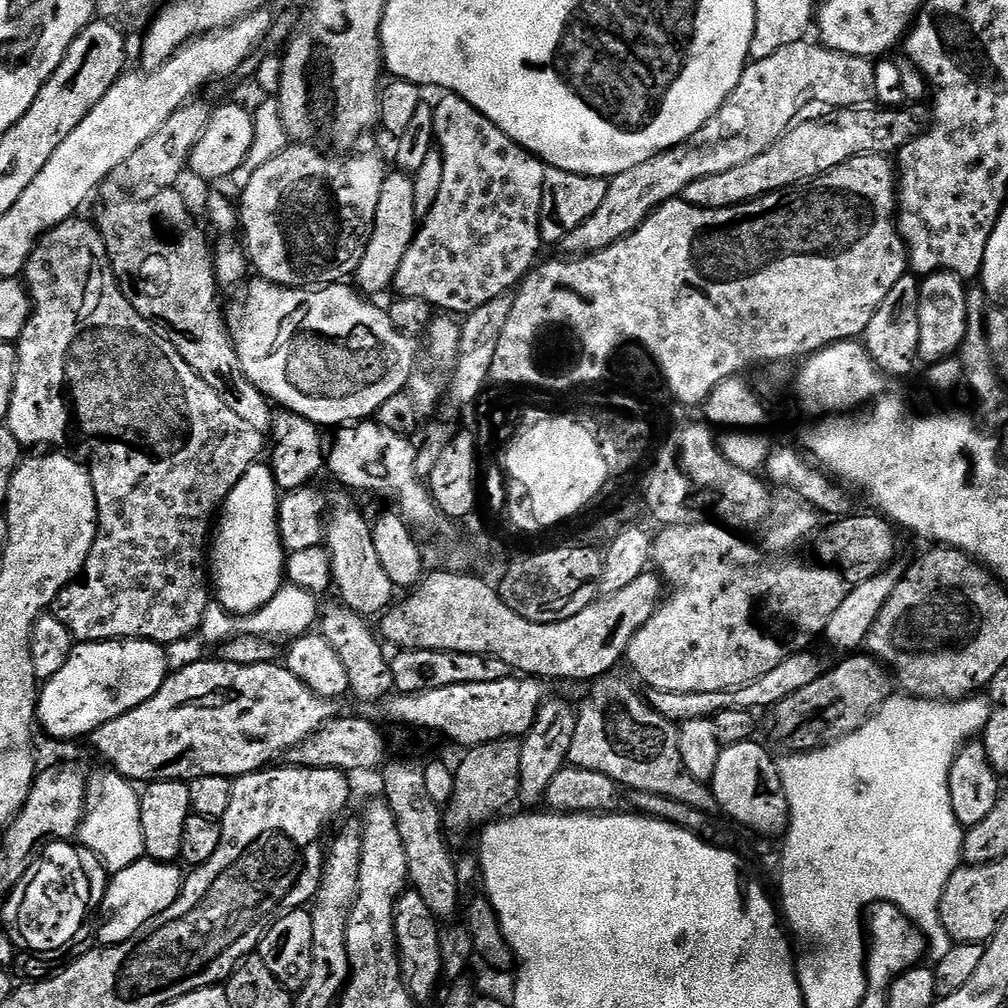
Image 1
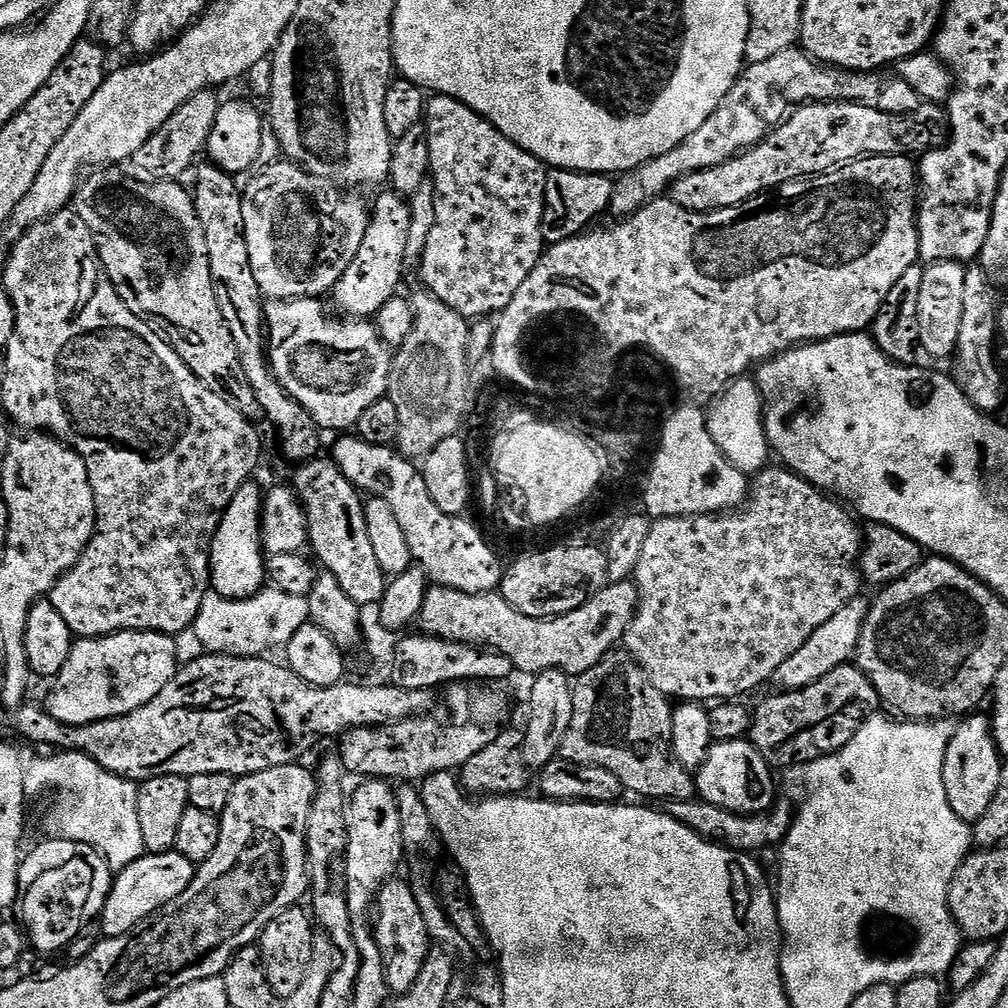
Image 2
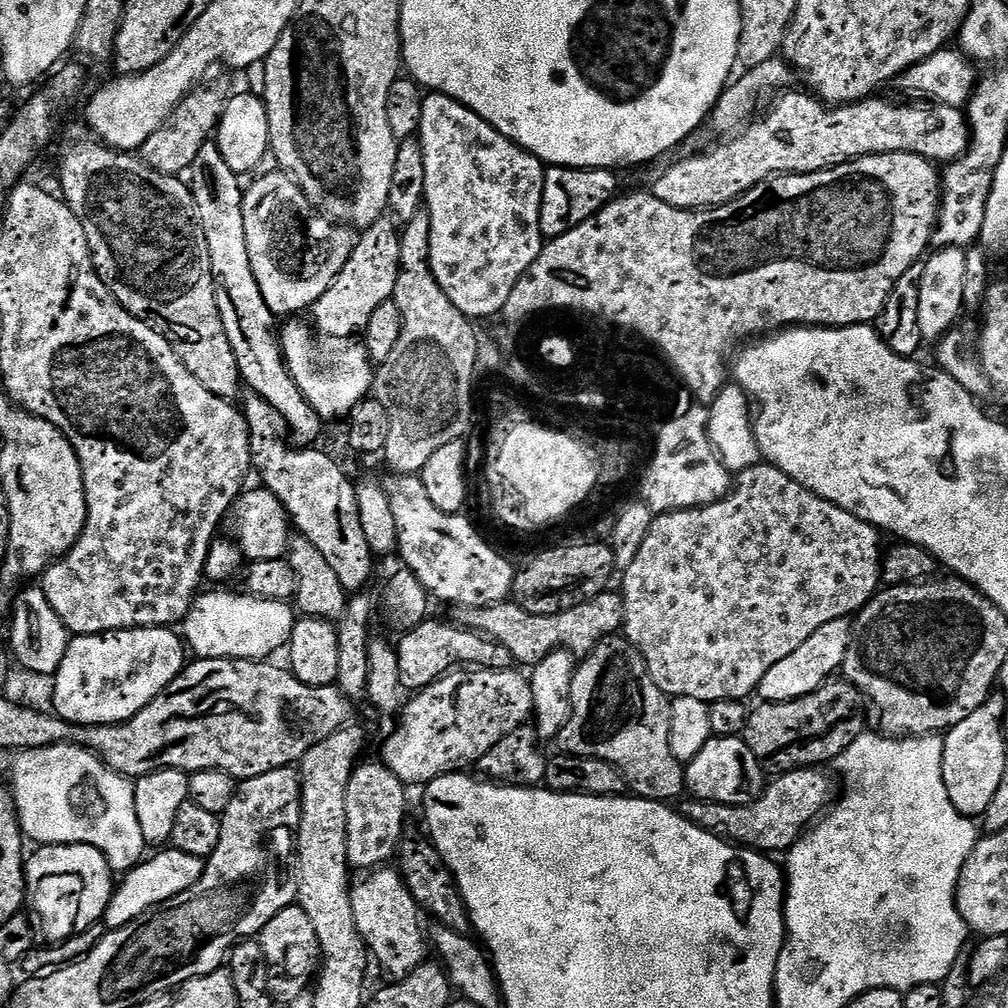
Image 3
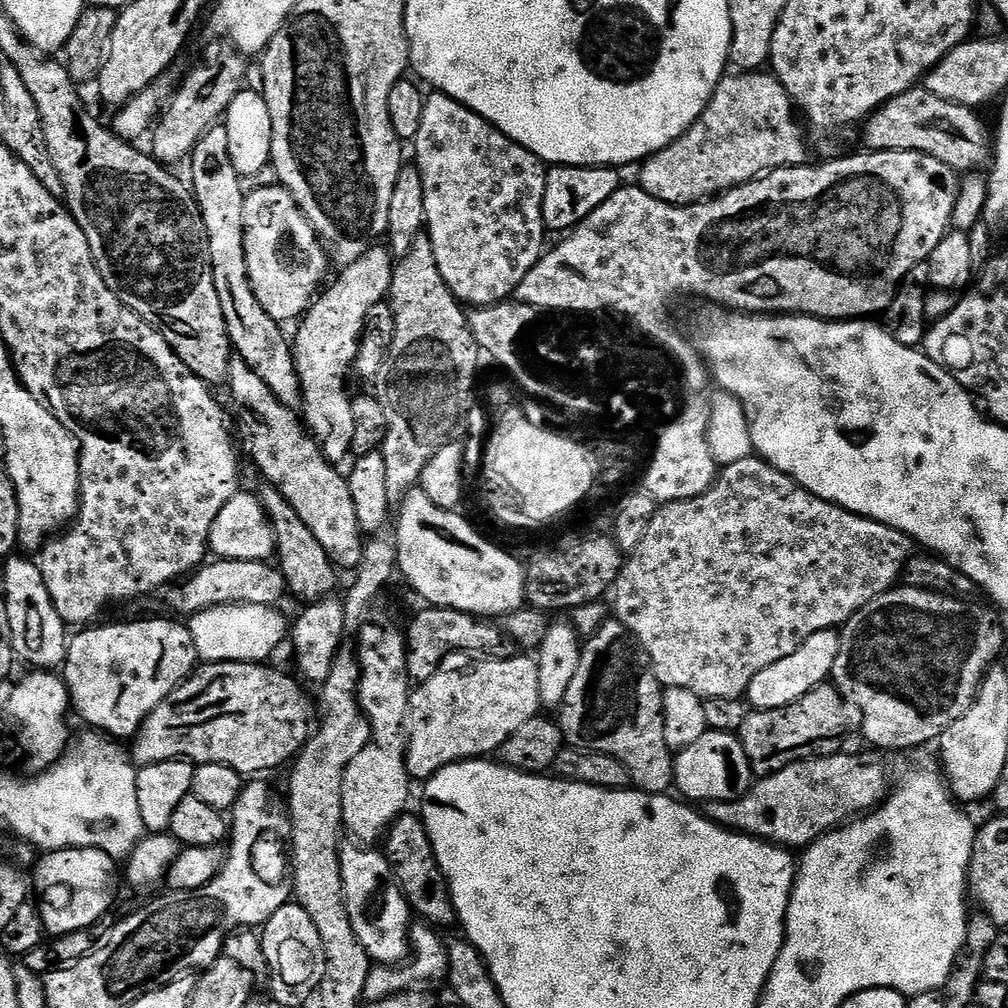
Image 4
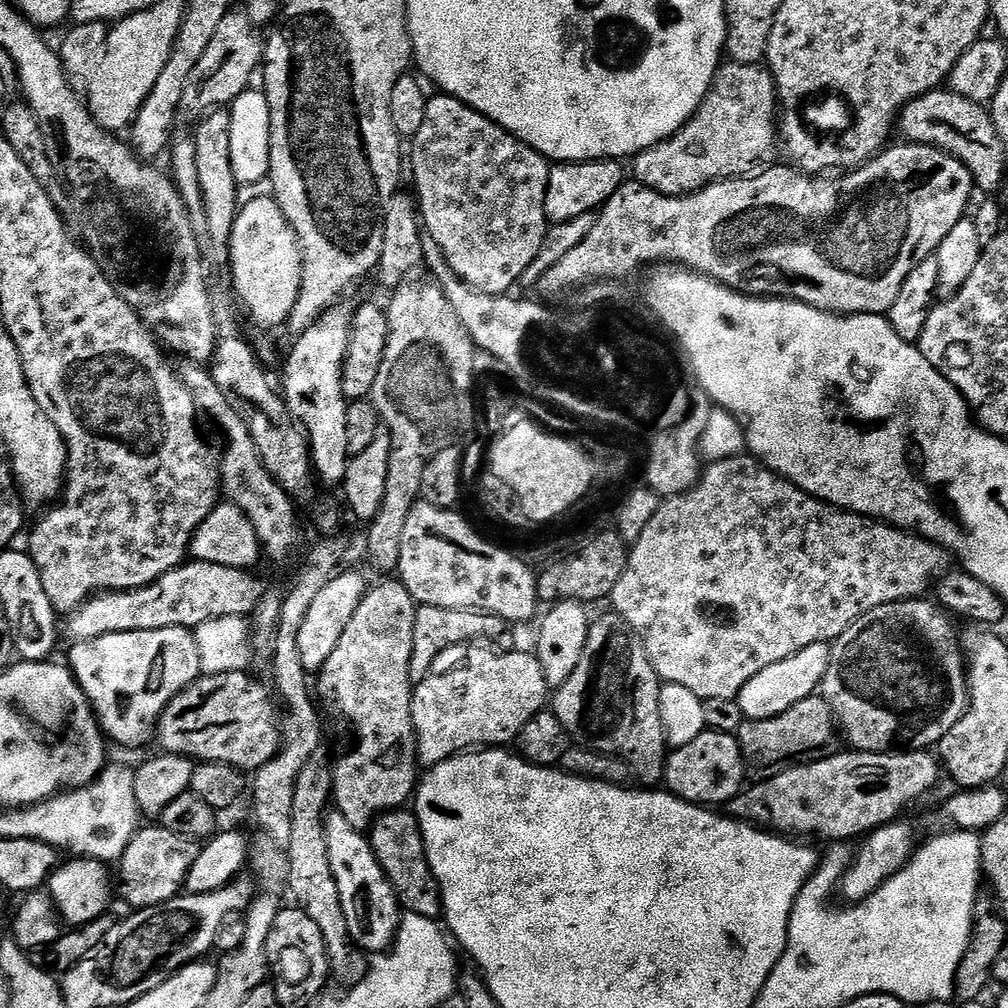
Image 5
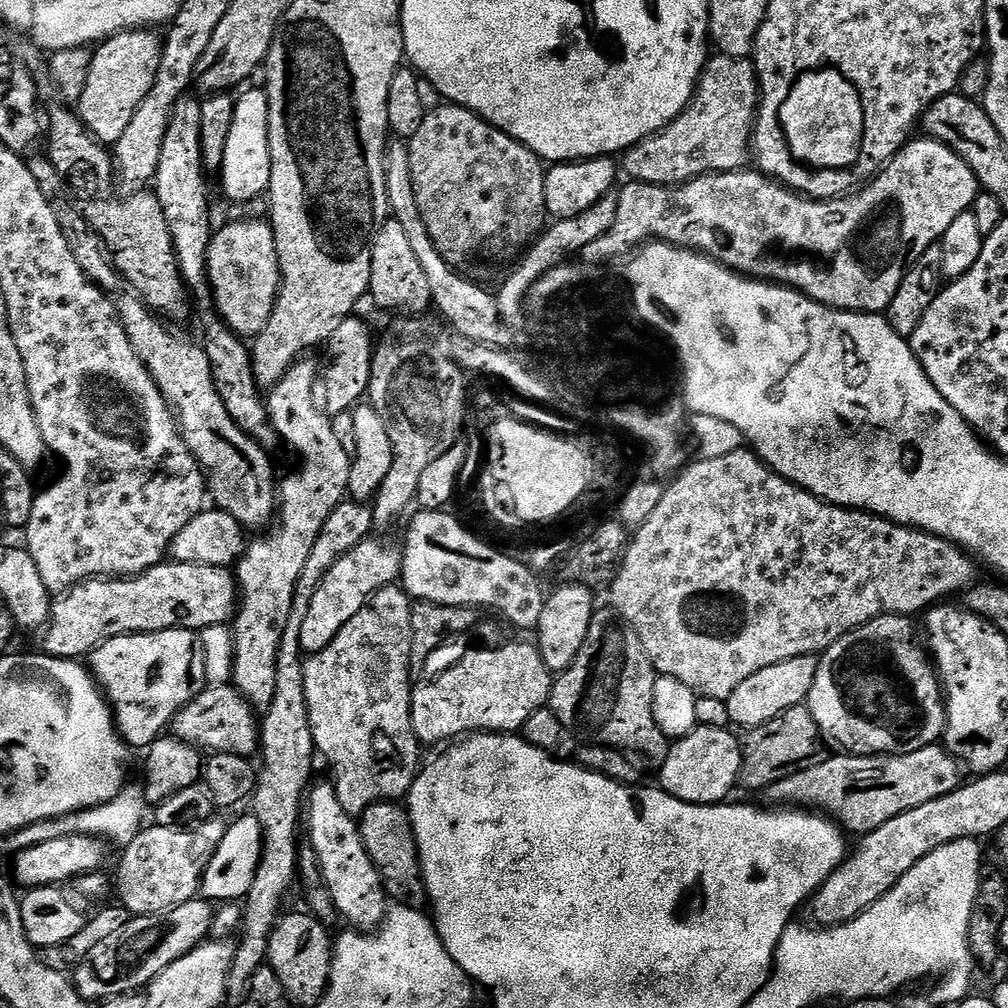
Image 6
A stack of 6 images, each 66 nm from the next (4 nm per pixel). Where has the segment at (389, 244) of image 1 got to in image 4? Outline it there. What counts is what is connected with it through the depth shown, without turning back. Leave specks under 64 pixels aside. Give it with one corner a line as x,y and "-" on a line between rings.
374,246
358,262
347,265
344,272
337,278
336,284
329,283
312,302
312,307
304,313
299,321
300,329
296,332
296,340
291,341
292,357
300,379
302,397
302,420
309,433
319,445
329,463
340,466
344,459
349,458
354,442
354,414
351,413
352,400
344,389
344,379
348,372
353,371
356,355
360,349
360,339
366,326
366,318
374,306
388,300
388,291
392,285
392,269
394,257
387,247

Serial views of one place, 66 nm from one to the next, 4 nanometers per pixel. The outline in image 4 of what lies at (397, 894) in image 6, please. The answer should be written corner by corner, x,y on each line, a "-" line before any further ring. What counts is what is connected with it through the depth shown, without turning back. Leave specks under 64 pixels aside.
405,814
397,818
396,823
388,830
386,839
382,844
382,851
392,868
392,877
396,885
402,890
406,902
411,906
413,913
420,916
425,925
437,930
456,928
458,921
452,895
448,892
448,884
436,861
432,843
423,819
419,815

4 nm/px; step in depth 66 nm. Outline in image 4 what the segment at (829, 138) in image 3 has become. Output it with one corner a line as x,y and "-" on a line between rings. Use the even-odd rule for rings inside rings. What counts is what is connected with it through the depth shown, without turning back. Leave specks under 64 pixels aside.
771,71
725,75
704,113
684,135
639,165
638,186
667,204
702,204
722,192
759,180
775,168
803,165
809,159
803,127
792,97
-
923,86
912,88
895,96
877,108
862,125
865,149
873,152
921,152
946,162
956,172
972,174
984,163
987,165
994,156
994,136
984,125
981,113
975,108
958,106
930,94
-
988,160
988,161
987,161

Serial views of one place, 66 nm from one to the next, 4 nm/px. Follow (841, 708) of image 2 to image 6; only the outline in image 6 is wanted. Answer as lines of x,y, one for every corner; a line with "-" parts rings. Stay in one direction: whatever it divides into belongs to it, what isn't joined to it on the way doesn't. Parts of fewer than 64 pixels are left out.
797,706
775,716
757,728
747,729
742,736
744,761
740,767
739,787
750,791
767,790
774,782
778,782
793,774
799,768
808,768
821,759
820,744
822,737
814,718
807,707

